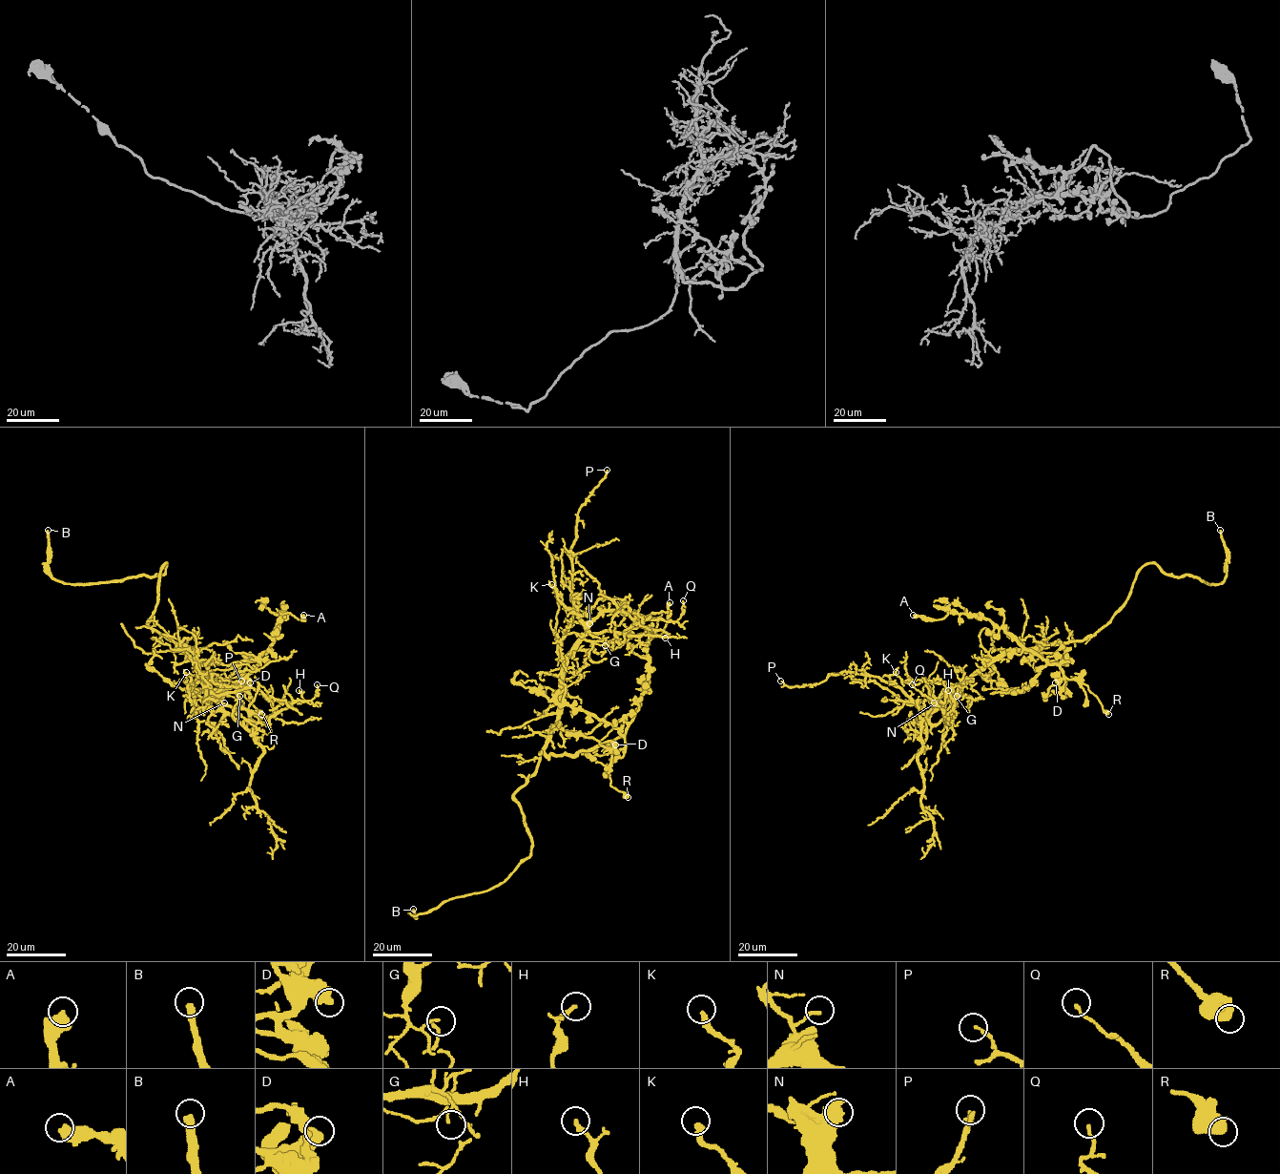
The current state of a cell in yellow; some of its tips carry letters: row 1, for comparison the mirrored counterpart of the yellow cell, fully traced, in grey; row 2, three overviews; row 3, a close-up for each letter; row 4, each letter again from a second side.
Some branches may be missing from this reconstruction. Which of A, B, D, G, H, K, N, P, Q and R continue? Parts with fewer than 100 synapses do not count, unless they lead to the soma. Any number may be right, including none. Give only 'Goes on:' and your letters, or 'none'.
Goes on: B

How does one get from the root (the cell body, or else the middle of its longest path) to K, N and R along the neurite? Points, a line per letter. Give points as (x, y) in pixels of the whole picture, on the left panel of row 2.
K: (176, 643), (193, 650), (197, 678), (190, 685), (191, 681), (194, 683), (186, 672)
N: (176, 643), (193, 650), (198, 681), (220, 706), (224, 702)
R: (176, 643), (188, 657), (199, 663), (256, 660), (258, 663), (246, 676), (243, 687), (244, 697), (261, 714)

